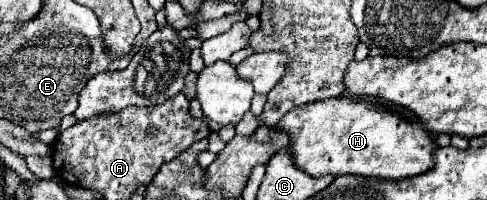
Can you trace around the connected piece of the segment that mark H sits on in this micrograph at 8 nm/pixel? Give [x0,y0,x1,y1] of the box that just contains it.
[278,97,438,179]

